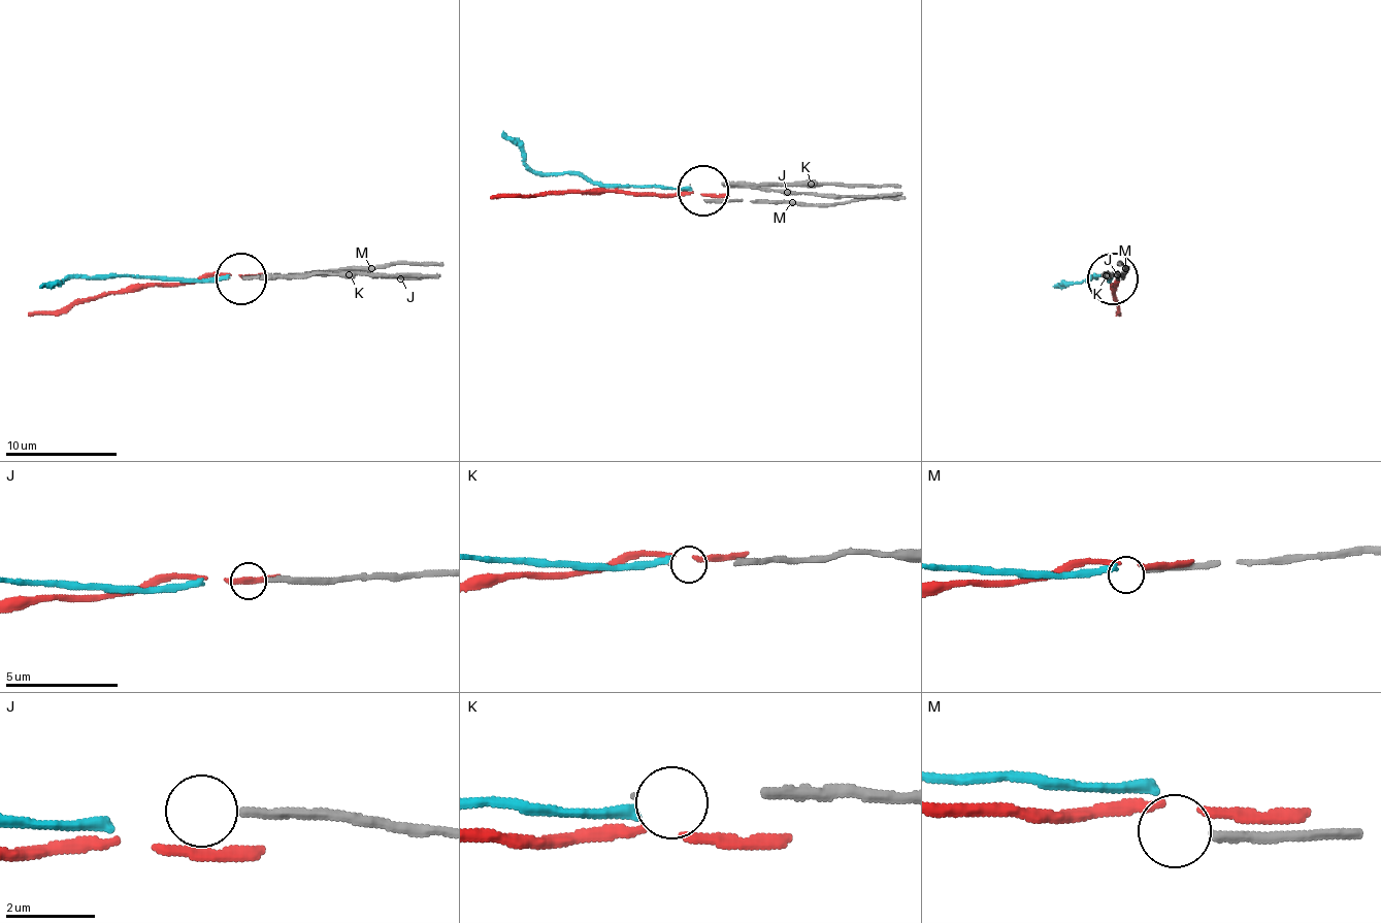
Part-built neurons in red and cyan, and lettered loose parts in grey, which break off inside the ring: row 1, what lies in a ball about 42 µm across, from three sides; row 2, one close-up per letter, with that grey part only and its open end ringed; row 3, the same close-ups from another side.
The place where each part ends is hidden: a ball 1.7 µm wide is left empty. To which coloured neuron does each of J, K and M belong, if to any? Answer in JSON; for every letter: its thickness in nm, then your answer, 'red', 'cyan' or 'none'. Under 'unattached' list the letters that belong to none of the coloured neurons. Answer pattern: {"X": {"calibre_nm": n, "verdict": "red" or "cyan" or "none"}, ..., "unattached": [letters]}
{"J": {"calibre_nm": 200, "verdict": "none"}, "K": {"calibre_nm": 30, "verdict": "none"}, "M": {"calibre_nm": 240, "verdict": "none"}, "unattached": ["J", "K", "M"]}

